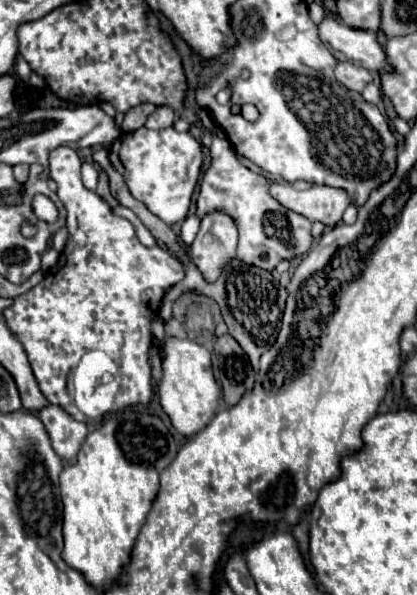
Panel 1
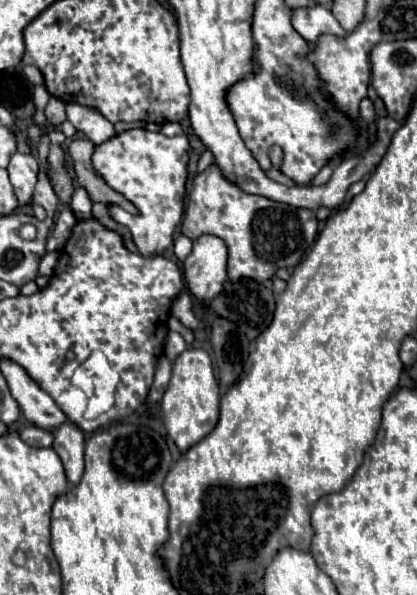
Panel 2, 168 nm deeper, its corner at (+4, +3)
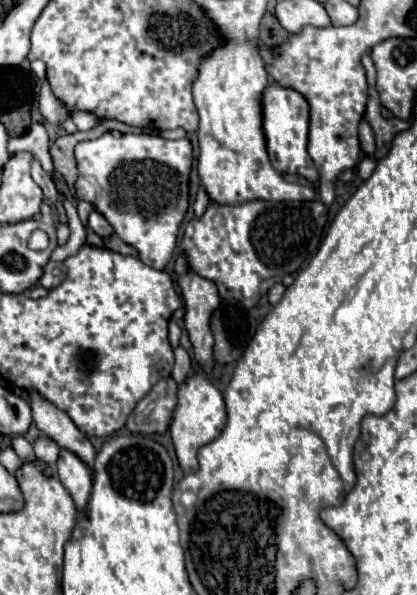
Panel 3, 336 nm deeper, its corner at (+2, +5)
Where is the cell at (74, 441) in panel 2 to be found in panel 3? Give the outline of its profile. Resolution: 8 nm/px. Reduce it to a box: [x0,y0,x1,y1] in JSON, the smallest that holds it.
[57,450,91,514]

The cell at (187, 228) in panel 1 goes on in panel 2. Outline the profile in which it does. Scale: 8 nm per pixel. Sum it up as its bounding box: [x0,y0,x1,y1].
[175,234,193,260]

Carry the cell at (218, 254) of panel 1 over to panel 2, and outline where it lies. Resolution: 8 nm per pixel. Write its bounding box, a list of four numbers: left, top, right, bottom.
[183,234,227,300]

